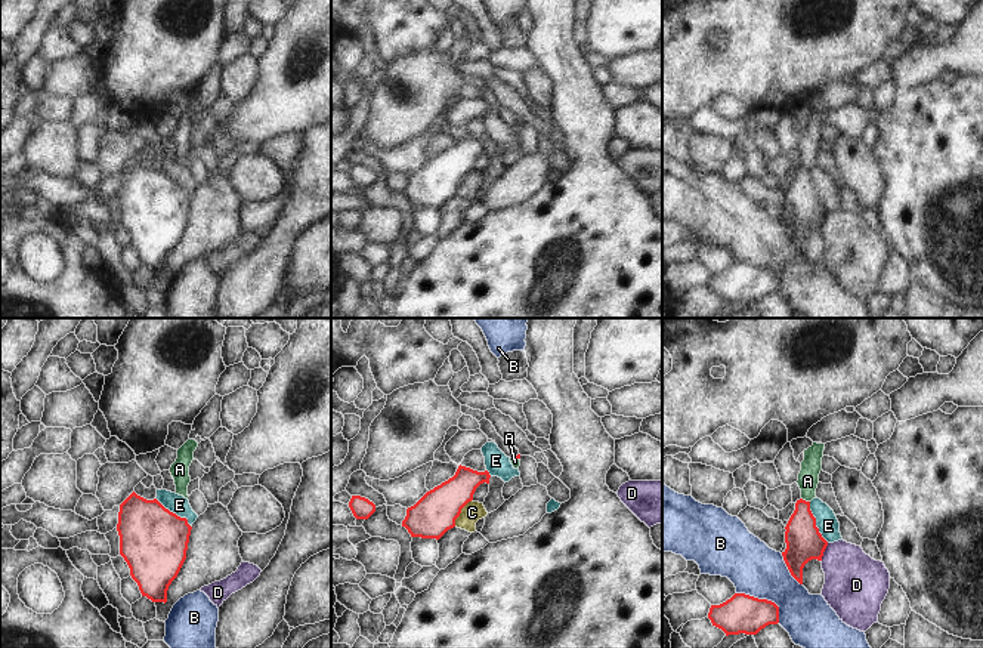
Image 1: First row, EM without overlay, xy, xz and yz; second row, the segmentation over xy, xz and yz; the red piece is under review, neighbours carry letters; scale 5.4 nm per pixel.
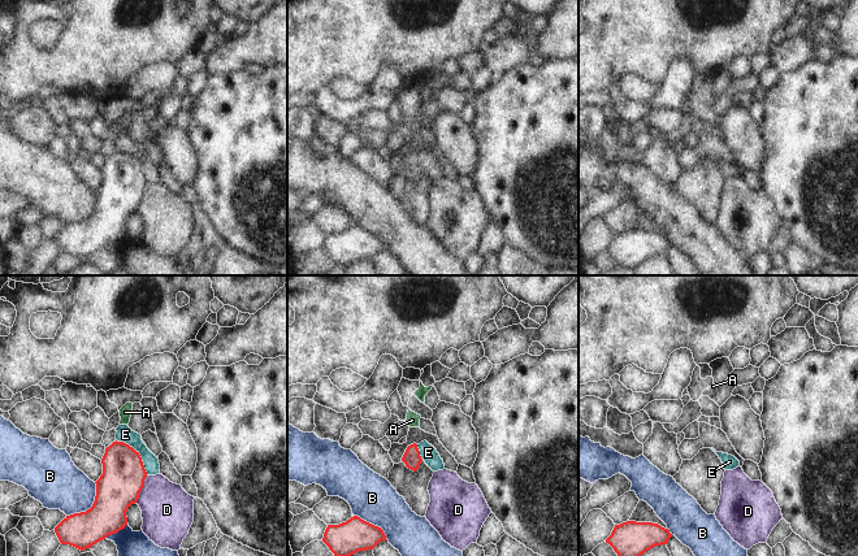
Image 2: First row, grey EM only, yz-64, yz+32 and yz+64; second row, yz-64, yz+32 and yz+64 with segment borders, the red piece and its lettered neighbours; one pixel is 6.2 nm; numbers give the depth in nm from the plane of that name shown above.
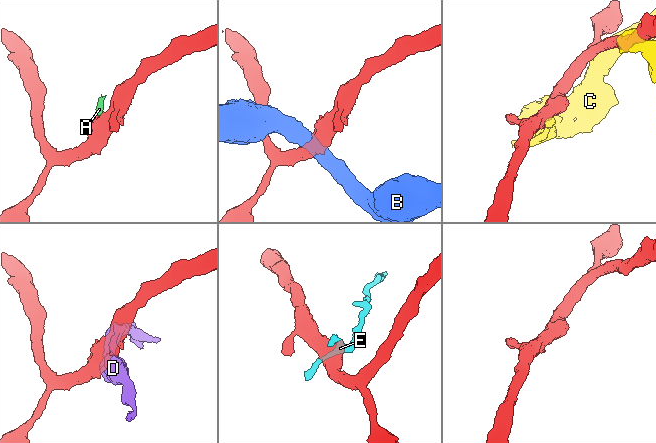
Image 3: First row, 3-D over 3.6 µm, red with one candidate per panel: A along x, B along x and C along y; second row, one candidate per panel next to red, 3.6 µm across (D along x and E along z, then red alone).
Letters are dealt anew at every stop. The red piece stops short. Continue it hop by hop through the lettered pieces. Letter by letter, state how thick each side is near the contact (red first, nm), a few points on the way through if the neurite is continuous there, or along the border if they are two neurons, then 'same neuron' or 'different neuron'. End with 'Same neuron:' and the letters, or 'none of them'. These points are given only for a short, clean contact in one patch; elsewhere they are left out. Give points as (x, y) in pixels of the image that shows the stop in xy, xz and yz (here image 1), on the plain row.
A: 200 nm thick on the red side, 110 nm on the other; runs through yz (804, 210), (804, 169), (807, 150); same neuron
B: 200 nm thick on the red side, 280 nm on the other; different neuron
C: 220 nm thick on the red side, 110 nm on the other; different neuron
D: 200 nm thick on the red side, 340 nm on the other; border along yz (828, 212), (821, 230); different neuron
E: 200 nm thick on the red side, 120 nm on the other; border along yz (809, 170), (818, 200), (828, 210); different neuron
Same neuron: A

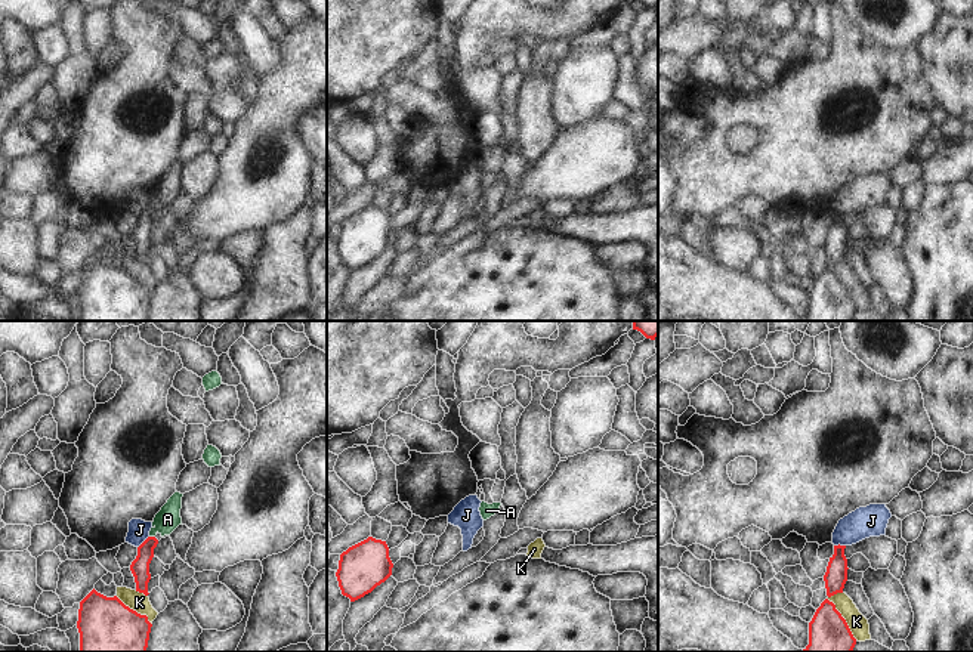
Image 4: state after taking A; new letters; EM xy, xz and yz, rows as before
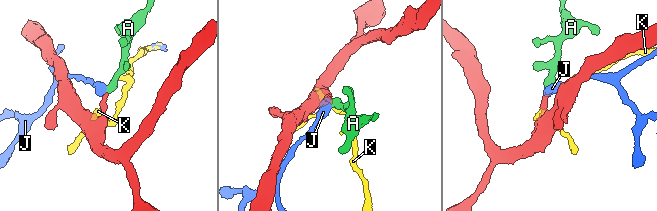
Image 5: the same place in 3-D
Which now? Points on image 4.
A: 100 nm thick on the red side, 140 nm on the other; runs through xy (139, 235), (153, 206), (167, 188); same neuron
J: 100 nm thick on the red side, 110 nm on the other; border along xy (148, 204), (138, 216); different neuron
K: 240 nm thick on the red side, 110 nm on the other; border along yz (828, 265), (856, 308); different neuron
Same neuron: A

